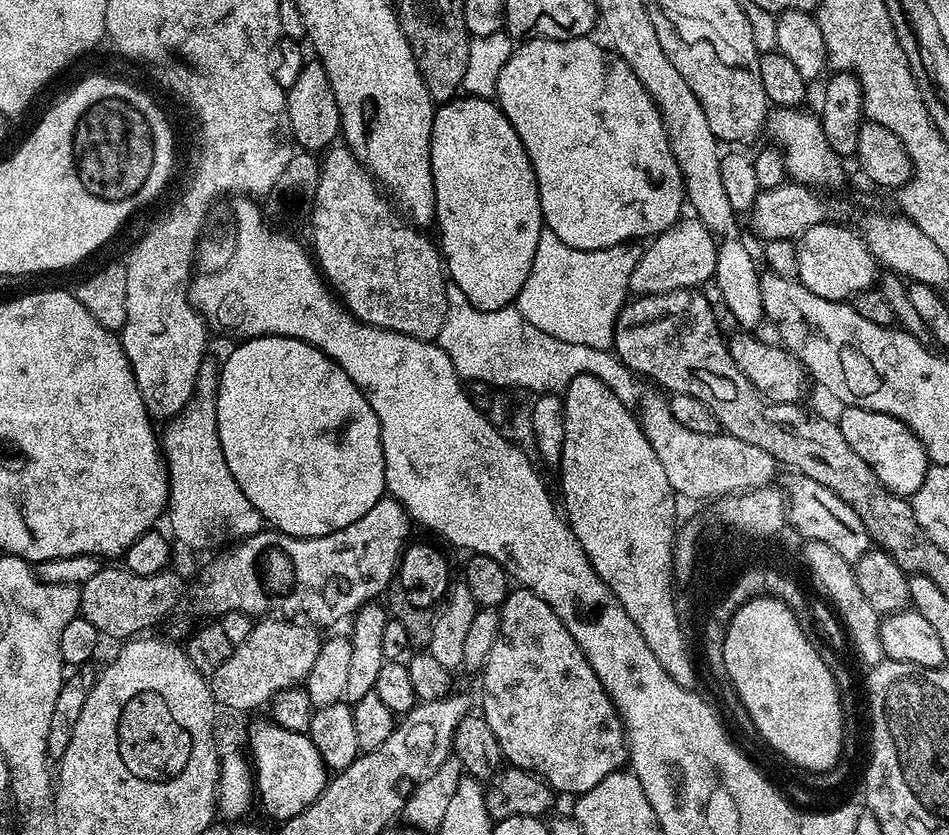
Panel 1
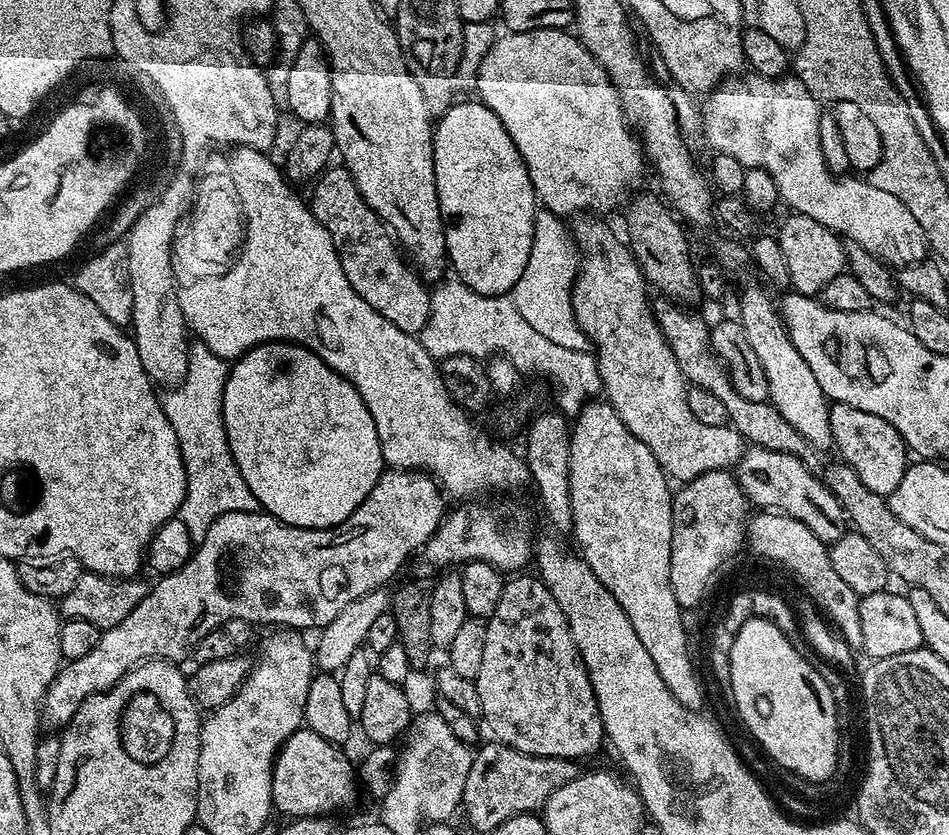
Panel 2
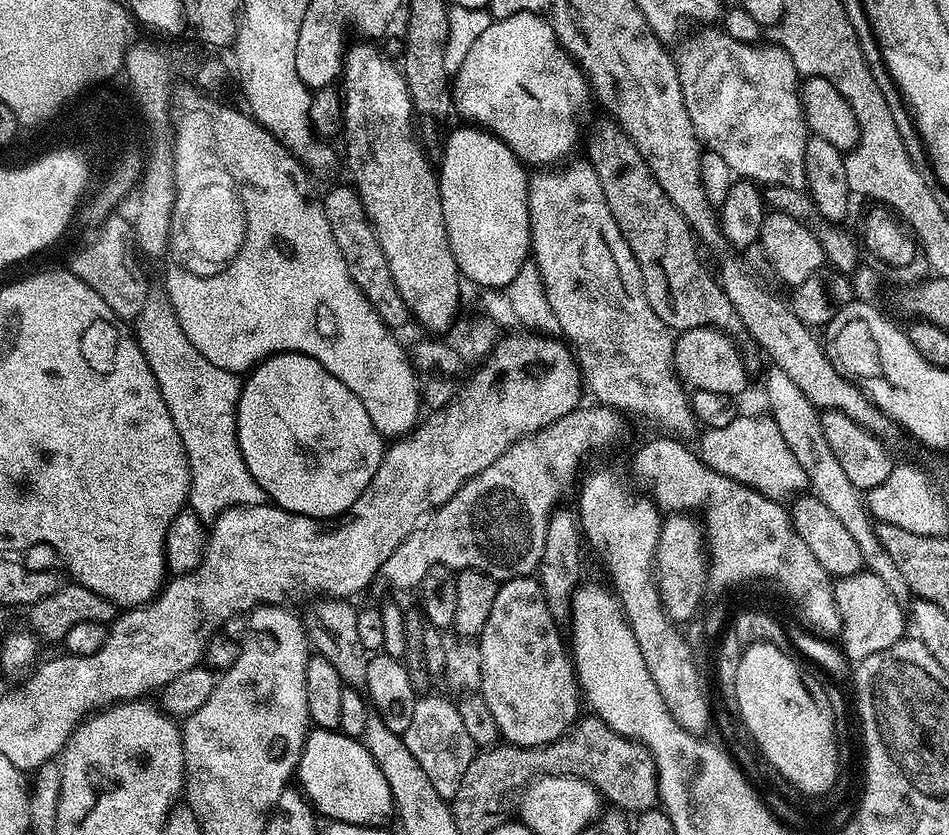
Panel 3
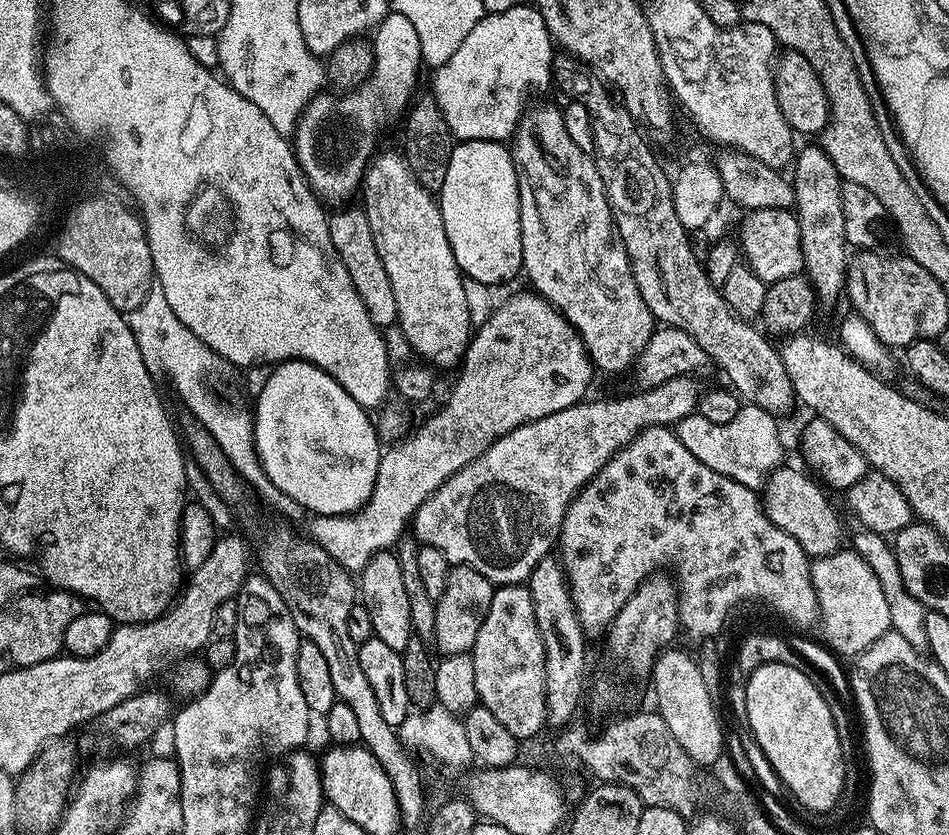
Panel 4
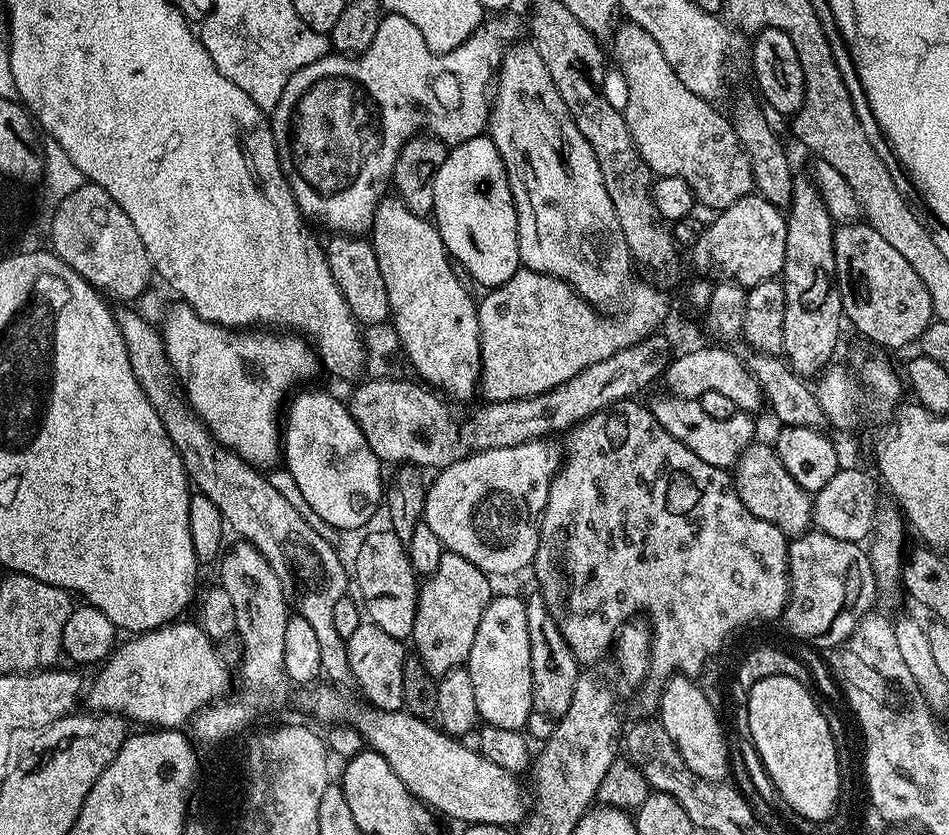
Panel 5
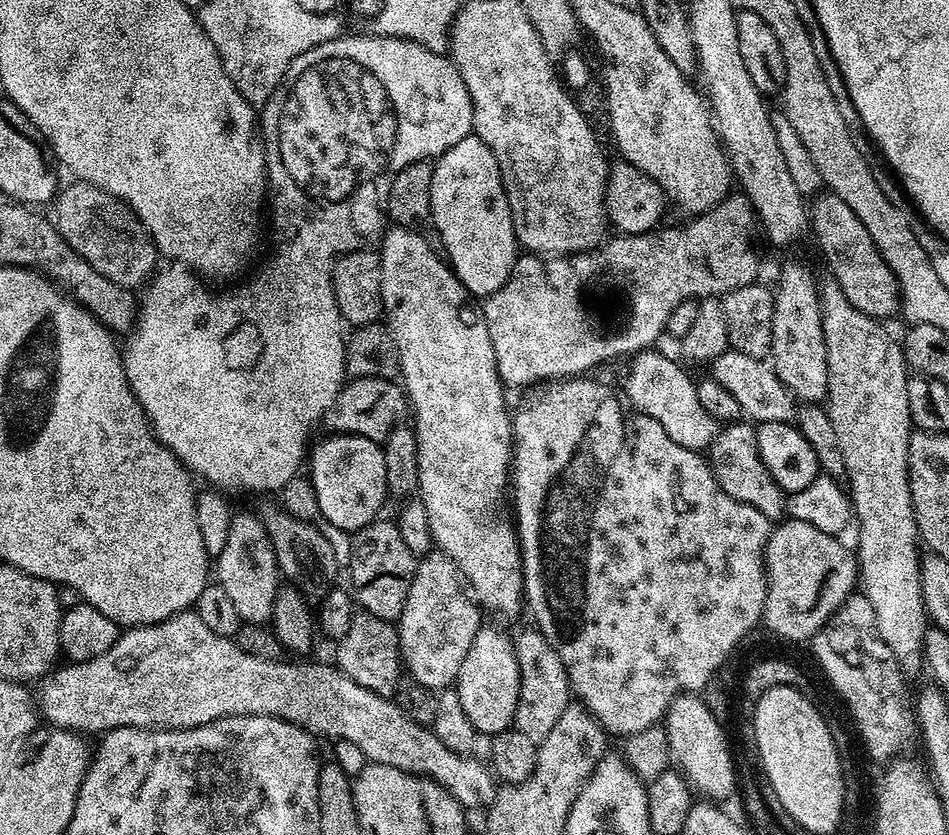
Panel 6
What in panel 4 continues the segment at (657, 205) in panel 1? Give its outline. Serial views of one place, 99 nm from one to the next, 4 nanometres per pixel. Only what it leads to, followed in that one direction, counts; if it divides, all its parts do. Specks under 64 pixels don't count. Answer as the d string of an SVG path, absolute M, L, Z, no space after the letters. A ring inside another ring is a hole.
M521 2L505 12L484 15L478 26L470 30L466 42L458 46L454 58L431 73L430 95L436 99L453 137L457 141L511 141L526 112L524 99L532 88L553 83L552 48L552 35L544 25L539 8L531 3Z

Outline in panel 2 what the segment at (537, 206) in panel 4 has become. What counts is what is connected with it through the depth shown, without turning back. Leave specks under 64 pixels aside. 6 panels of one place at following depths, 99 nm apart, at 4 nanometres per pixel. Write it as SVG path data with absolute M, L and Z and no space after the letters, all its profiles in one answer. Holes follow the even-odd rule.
M603 219L581 220L584 221L577 226L576 232L574 230L575 243L582 253L582 267L572 286L573 316L594 349L602 392L607 403L611 404L618 418L626 422L630 434L650 446L654 458L673 481L687 482L706 474L707 471L731 469L740 463L740 457L746 451L746 441L731 426L705 426L703 422L698 422L698 418L694 418L688 405L690 385L678 366L678 358L674 358L668 343L664 341L664 335L660 333L650 300L648 304L649 285L644 279L644 273L640 271L640 263L632 255L631 248L600 221Z

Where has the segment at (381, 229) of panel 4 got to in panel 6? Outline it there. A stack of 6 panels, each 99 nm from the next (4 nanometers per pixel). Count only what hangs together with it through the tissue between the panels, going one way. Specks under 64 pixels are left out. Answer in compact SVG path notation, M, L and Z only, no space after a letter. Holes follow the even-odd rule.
M408 226L389 227L378 251L383 315L396 347L398 376L410 405L410 416L412 412L416 419L418 499L422 506L426 506L433 545L447 554L450 562L459 568L472 599L485 613L501 612L504 616L512 616L522 608L524 595L520 541L513 521L496 513L504 500L504 487L507 484L509 487L510 469L514 464L512 416L504 401L506 385L498 374L494 346L490 346L490 330L486 330L483 311L472 305L473 297L442 259L441 253L437 249L436 253L416 232L419 231Z

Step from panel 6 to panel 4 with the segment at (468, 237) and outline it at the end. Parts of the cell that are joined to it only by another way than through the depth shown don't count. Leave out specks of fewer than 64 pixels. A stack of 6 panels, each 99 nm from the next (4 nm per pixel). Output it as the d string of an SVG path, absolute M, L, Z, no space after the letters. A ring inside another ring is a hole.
M459 141L450 154L438 203L450 250L454 250L454 258L465 277L497 286L521 275L524 259L516 164L501 141Z

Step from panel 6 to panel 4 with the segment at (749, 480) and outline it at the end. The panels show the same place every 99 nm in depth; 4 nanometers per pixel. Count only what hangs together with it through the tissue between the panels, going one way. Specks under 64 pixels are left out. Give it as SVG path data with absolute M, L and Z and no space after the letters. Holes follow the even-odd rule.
M781 466L773 471L762 490L762 503L770 522L774 522L774 526L778 530L786 530L786 534L790 534L790 538L794 538L798 542L798 546L804 548L804 552L809 558L829 556L841 551L843 544L840 543L843 540L845 543L846 532L844 536L844 528L840 525L840 516L832 508L826 496L827 491L809 473L806 475L796 468L788 467Z

